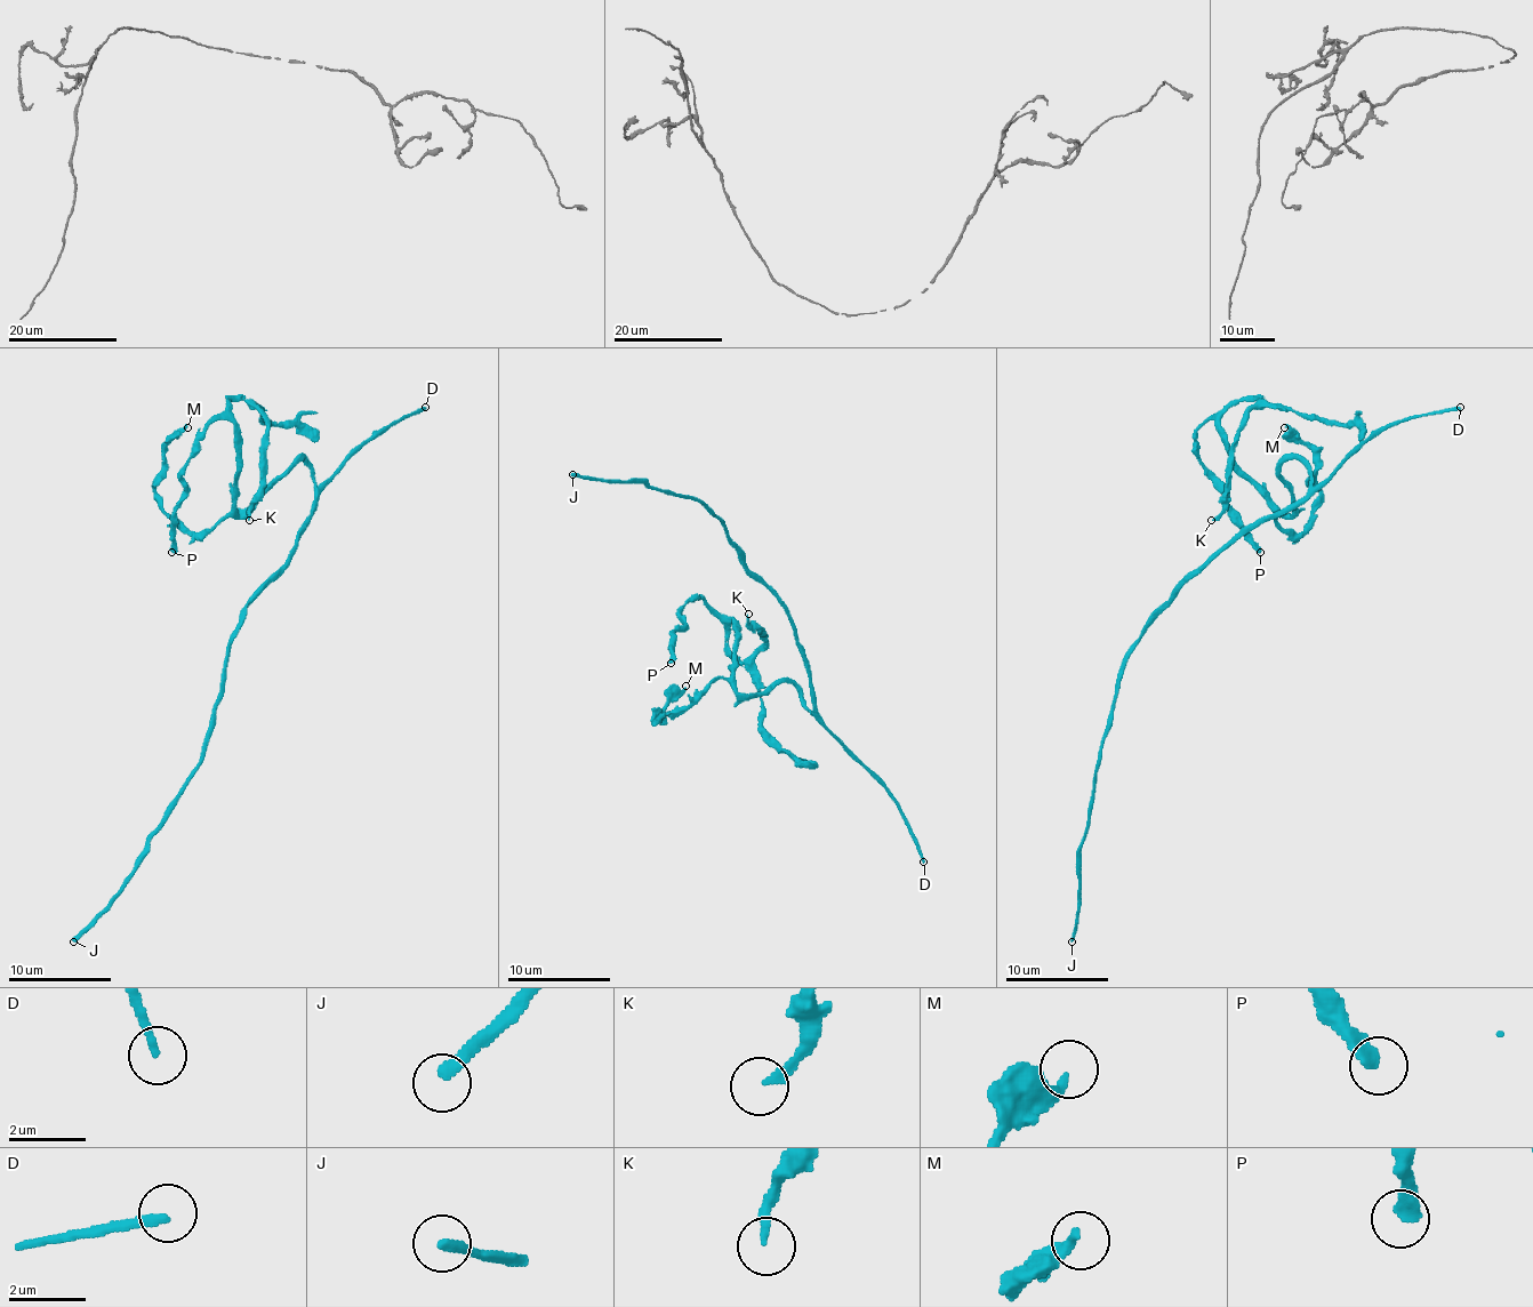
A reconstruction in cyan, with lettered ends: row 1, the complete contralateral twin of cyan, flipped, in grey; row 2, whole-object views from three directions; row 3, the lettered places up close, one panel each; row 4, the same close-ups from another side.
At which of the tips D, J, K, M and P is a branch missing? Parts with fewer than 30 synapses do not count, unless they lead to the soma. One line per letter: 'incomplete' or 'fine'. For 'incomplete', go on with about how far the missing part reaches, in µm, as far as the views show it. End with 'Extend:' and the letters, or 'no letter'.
D: incomplete | 120 µm
J: fine
K: fine
M: fine
P: fine
Extend: D

